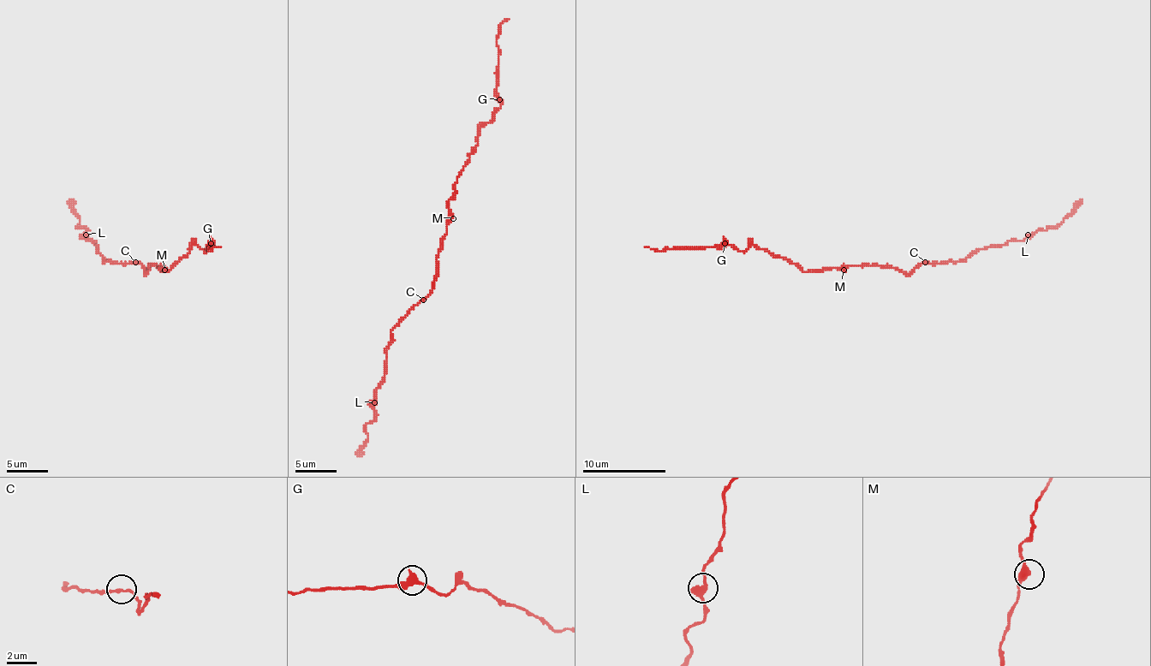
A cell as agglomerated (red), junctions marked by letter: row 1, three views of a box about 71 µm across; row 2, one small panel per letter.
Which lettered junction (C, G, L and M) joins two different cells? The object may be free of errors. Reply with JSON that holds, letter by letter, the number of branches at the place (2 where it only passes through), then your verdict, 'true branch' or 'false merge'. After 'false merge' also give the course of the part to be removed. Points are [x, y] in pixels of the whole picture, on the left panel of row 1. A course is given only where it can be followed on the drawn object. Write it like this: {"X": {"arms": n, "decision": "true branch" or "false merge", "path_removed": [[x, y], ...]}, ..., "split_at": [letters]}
{"C": {"arms": 2, "decision": "true branch"}, "G": {"arms": 2, "decision": "true branch"}, "L": {"arms": 2, "decision": "true branch"}, "M": {"arms": 2, "decision": "true branch"}, "split_at": []}

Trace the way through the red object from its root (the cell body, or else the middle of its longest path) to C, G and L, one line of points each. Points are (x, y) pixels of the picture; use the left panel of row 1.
C: (152, 265), (146, 274), (146, 270), (135, 261)
G: (152, 265), (158, 265), (169, 271), (193, 245), (206, 251), (212, 245), (210, 243)
L: (152, 265), (146, 274), (140, 264), (103, 261), (98, 249), (88, 240), (86, 234)

